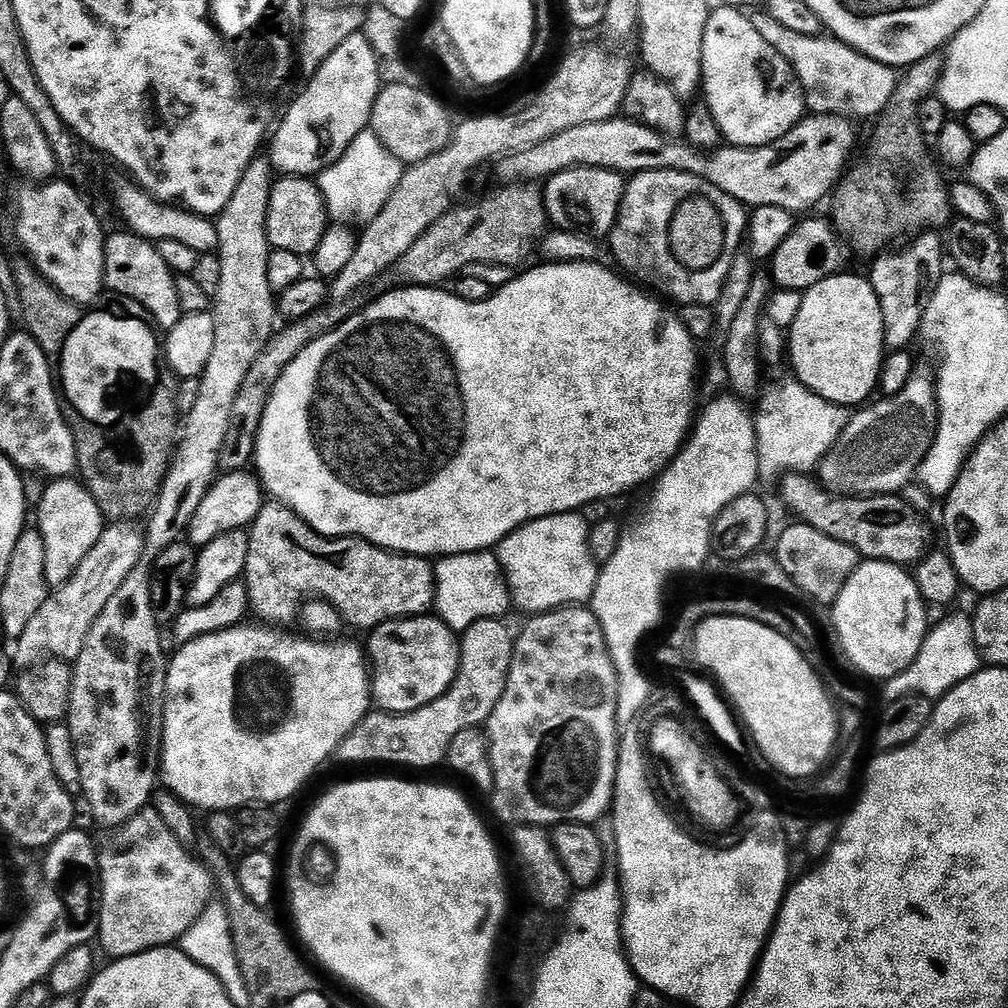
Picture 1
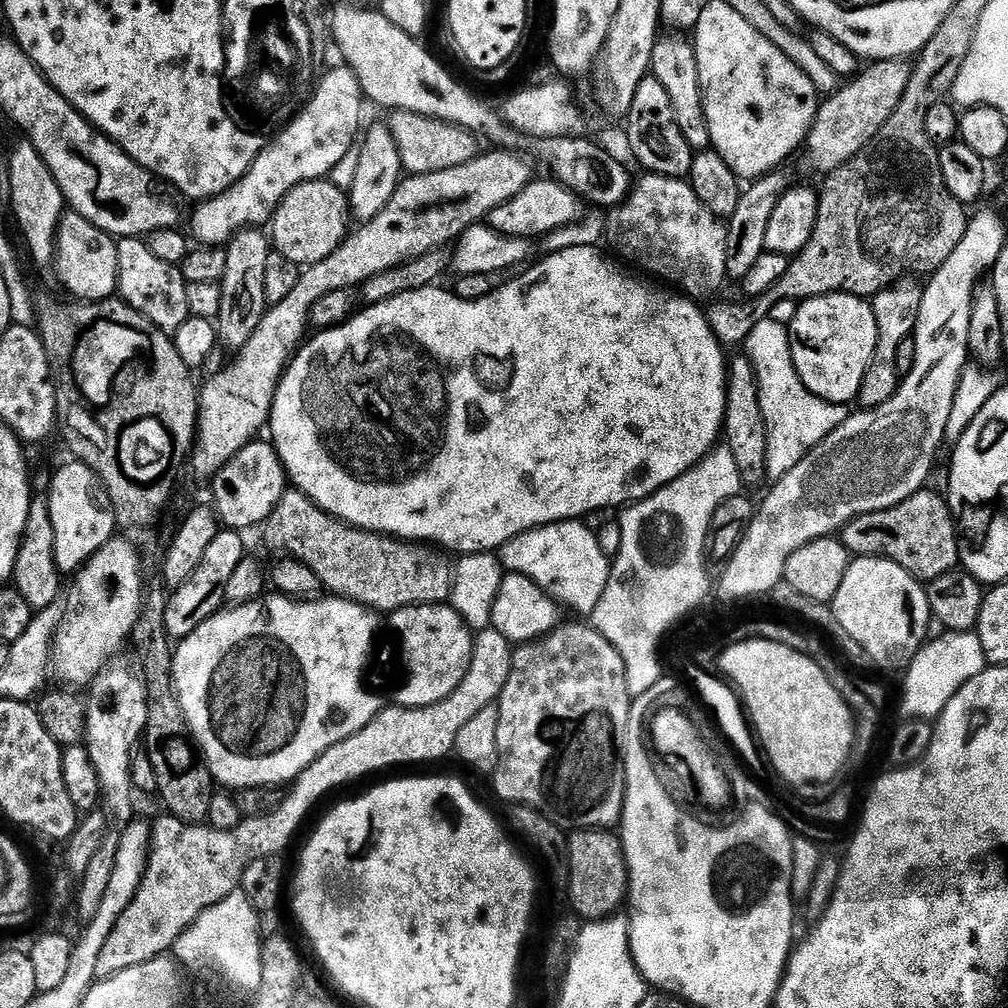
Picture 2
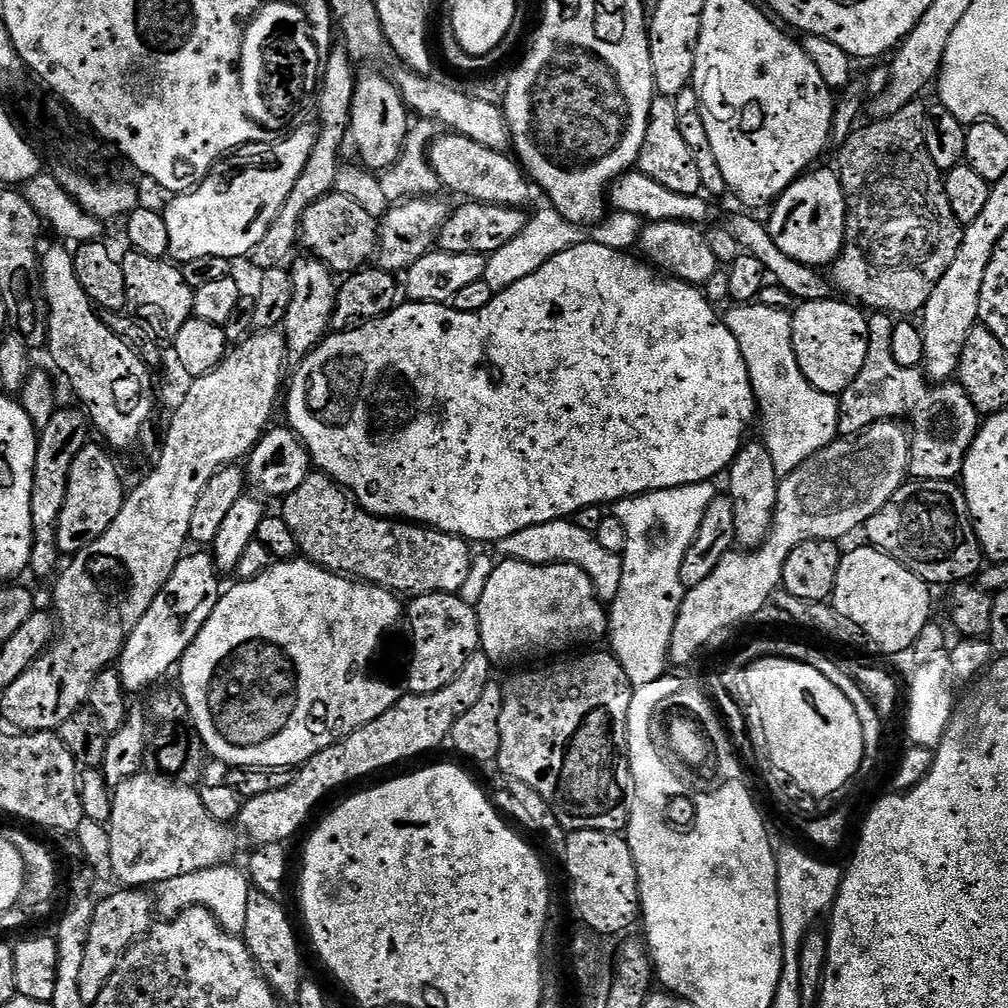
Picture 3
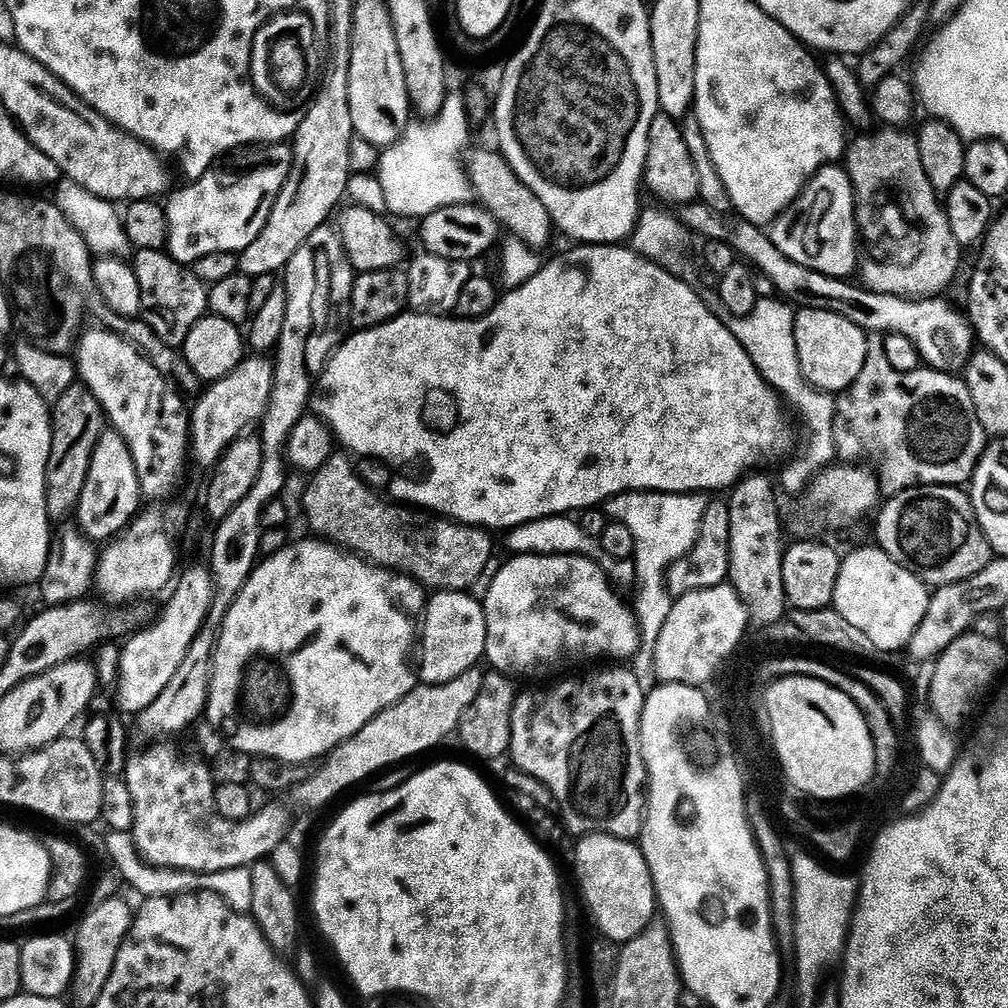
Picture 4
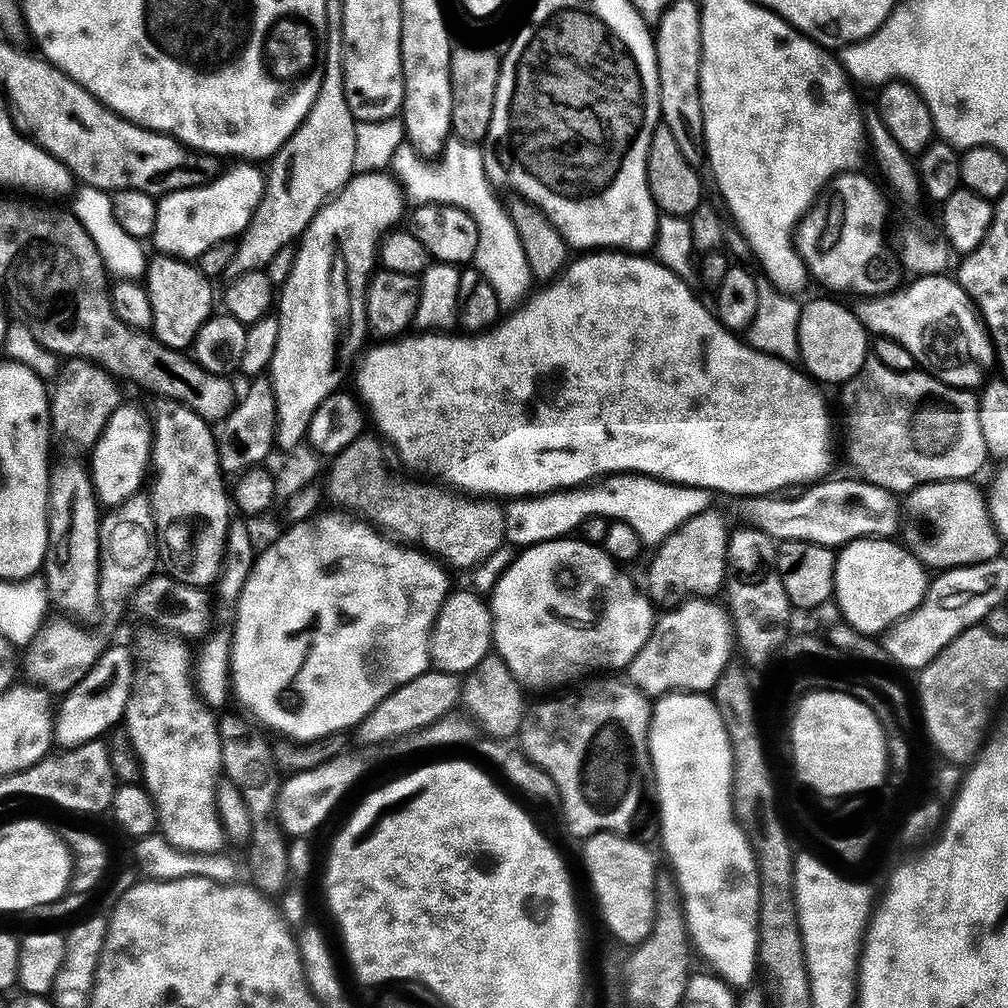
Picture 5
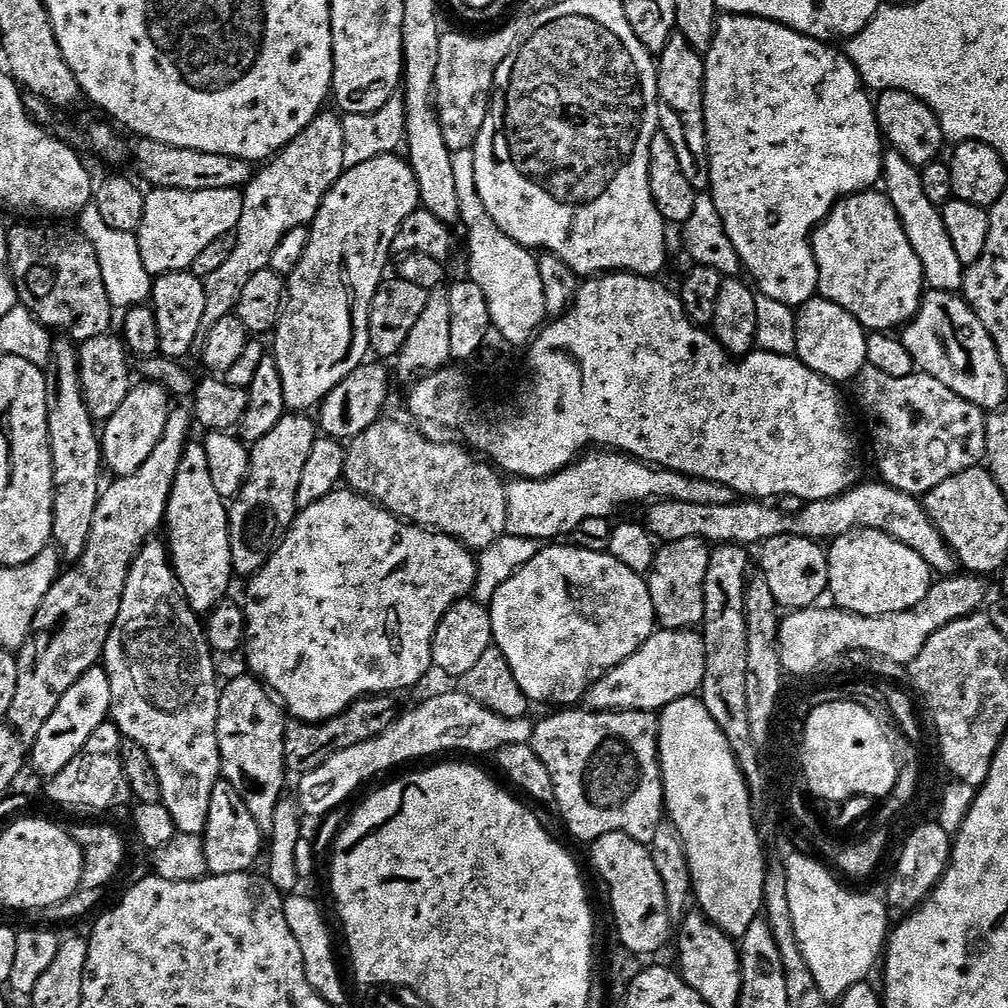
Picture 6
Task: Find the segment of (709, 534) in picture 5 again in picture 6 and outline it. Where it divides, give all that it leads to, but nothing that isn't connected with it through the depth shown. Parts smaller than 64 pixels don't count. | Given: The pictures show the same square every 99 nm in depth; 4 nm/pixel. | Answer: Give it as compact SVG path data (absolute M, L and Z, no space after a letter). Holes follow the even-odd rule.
M698 538L679 539L678 542L663 545L657 551L656 562L646 579L657 623L665 631L692 630L703 623L705 578L710 556L709 543Z

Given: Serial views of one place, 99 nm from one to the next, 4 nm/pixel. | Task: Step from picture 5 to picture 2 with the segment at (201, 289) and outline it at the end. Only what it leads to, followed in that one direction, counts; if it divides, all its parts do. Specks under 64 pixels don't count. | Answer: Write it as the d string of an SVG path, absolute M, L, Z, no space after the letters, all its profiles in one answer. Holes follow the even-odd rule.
M124 238L117 243L118 294L154 324L161 333L175 334L189 318L186 290L189 283L179 267L150 254L147 243L140 238Z

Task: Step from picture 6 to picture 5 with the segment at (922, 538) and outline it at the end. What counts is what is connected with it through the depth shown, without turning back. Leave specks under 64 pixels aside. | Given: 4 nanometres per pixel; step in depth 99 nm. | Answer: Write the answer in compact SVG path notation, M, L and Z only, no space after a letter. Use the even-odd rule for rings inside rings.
M833 478L825 479L823 482L817 482L807 490L801 491L799 494L801 496L796 496L793 500L780 500L784 498L777 498L775 495L771 496L757 496L755 498L749 499L747 501L748 504L744 508L744 512L748 515L747 523L751 525L751 527L756 528L760 532L765 532L766 535L769 536L770 539L783 542L786 540L793 540L794 542L811 542L812 544L817 544L818 546L826 546L827 548L833 550L839 550L841 548L845 548L847 544L852 544L856 540L887 540L889 538L895 537L901 531L902 528L902 504L899 499L893 493L887 492L886 490L882 490L878 486L874 486L873 484L868 484L865 480L859 478L851 478L852 480L832 480Z

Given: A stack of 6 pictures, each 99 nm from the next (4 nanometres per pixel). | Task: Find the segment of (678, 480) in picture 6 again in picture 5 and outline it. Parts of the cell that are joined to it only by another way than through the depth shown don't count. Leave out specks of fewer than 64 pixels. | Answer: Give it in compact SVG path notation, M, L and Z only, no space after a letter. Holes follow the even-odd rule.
M609 476L591 486L538 496L531 502L509 503L504 508L504 539L520 550L533 548L536 544L571 537L588 519L600 517L630 526L641 545L663 546L684 524L711 509L712 500L713 493L705 488L683 488L680 484L651 480L649 476Z

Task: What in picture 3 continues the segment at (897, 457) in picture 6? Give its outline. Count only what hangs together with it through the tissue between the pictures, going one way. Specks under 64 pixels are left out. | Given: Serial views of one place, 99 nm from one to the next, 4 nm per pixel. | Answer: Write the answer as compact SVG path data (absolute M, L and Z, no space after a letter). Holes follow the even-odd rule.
M876 310L868 316L866 362L862 362L858 378L854 378L854 382L850 382L847 390L838 396L840 430L844 436L854 436L880 420L900 418L900 415L920 396L921 373L915 368L898 366L891 356L891 342L886 338L886 334L891 333L893 325L893 317L887 312ZM953 386L944 392L944 405L940 408L940 421L933 428L924 428L911 437L911 475L916 480L955 481L964 471L964 459L982 423L981 413L970 402L963 388Z

